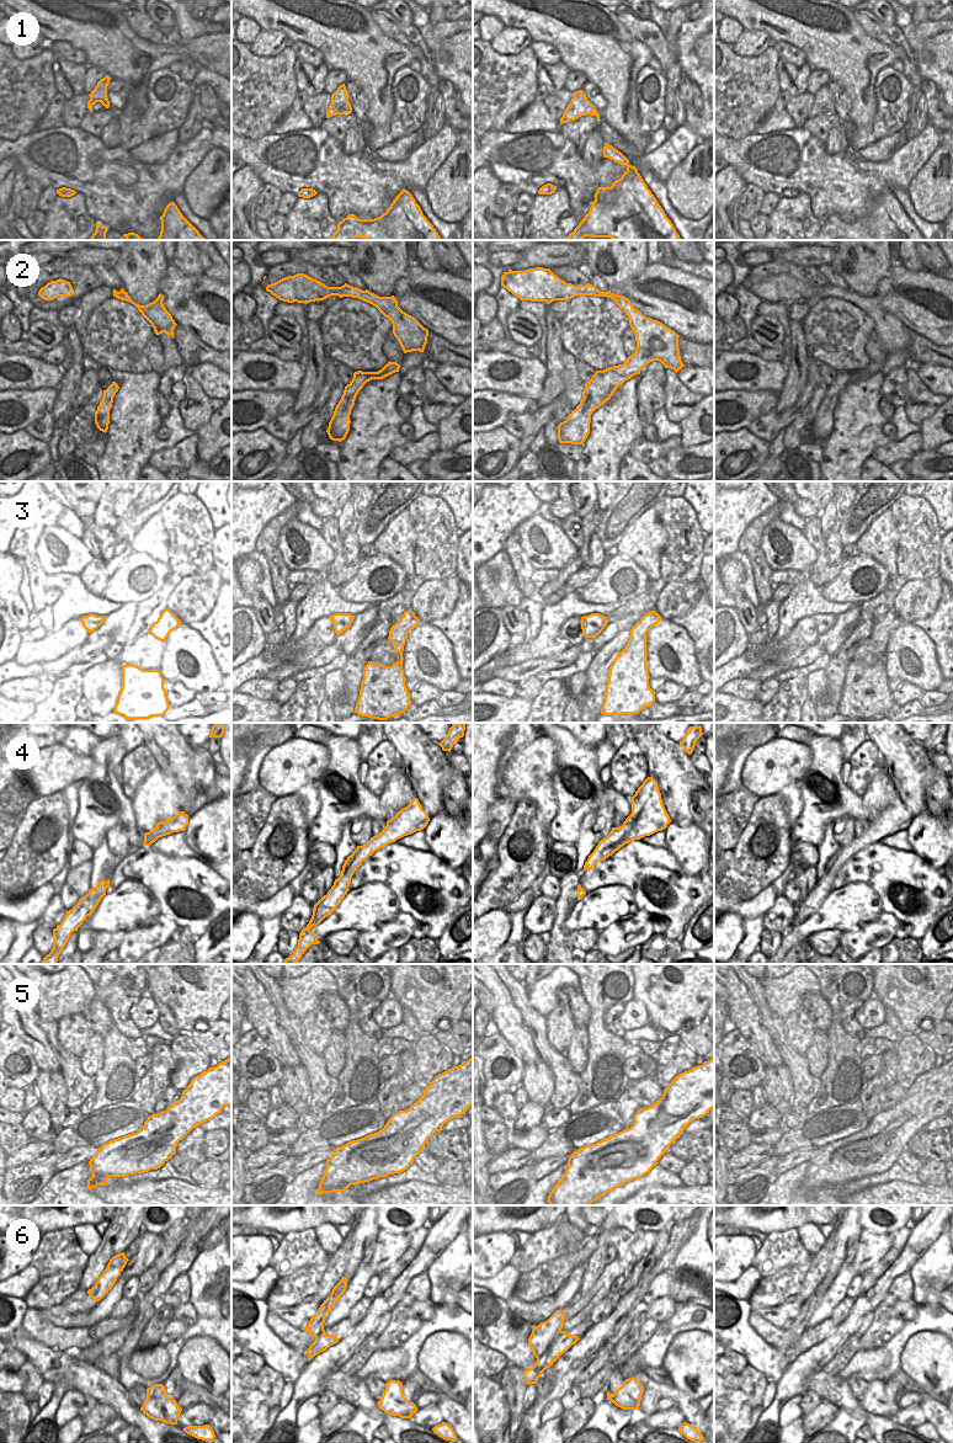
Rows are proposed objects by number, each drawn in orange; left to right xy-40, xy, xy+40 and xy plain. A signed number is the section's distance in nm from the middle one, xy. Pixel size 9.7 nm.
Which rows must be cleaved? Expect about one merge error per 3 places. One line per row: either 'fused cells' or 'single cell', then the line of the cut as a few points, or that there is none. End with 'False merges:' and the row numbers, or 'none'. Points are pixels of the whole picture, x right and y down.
1: single cell; no cut
2: single cell; no cut
3: single cell; no cut
4: single cell; no cut
5: single cell; no cut
6: fused cells; cut in xy+40 along (563, 1331), (552, 1345), (554, 1350), (562, 1353)
False merges: 6

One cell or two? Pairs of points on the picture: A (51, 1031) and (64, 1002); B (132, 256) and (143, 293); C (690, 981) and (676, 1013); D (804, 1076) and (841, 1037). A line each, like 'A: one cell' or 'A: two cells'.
A: two cells
B: one cell
C: one cell
D: two cells

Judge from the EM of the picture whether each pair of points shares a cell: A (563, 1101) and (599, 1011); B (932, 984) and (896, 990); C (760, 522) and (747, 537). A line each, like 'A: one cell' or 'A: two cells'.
A: two cells
B: one cell
C: one cell

